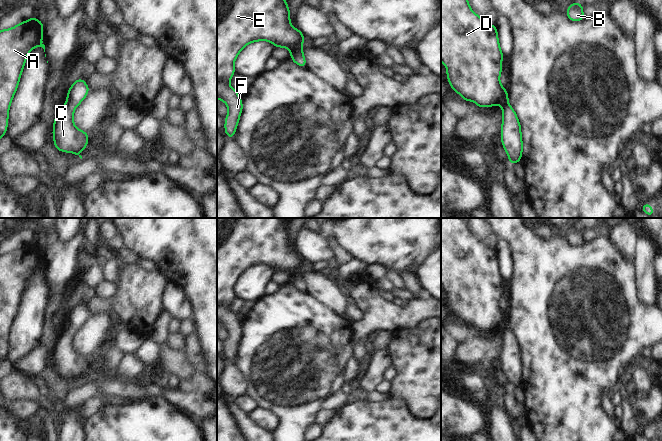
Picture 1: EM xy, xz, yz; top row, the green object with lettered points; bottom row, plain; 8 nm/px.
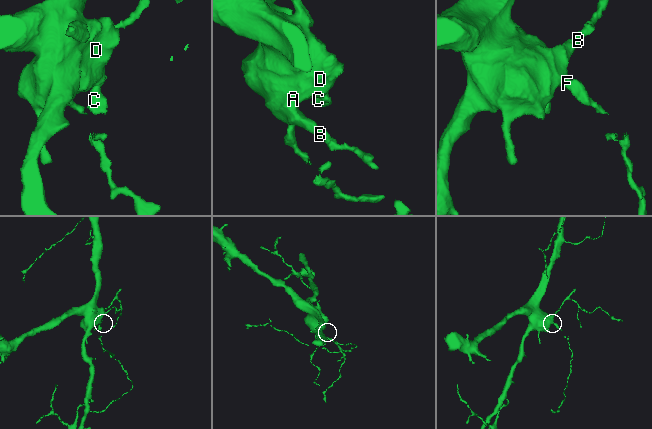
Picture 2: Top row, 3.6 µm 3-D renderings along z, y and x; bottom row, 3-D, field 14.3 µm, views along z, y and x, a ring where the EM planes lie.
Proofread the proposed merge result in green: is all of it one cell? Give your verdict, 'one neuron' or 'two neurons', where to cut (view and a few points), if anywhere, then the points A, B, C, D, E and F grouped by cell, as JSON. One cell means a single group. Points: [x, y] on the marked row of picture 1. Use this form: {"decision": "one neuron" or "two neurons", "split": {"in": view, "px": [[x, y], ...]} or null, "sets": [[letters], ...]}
{"decision": "one neuron", "split": null, "sets": [["A", "B", "C", "D", "E", "F"]]}

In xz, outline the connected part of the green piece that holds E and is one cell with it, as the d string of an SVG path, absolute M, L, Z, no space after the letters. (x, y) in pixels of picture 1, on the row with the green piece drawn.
M217 0L217 99L223 100L229 109L225 118L225 133L233 138L243 109L237 89L229 86L235 74L234 62L239 52L249 43L265 40L275 47L291 51L291 60L305 68L302 43L305 36L290 23L290 11L285 0Z

